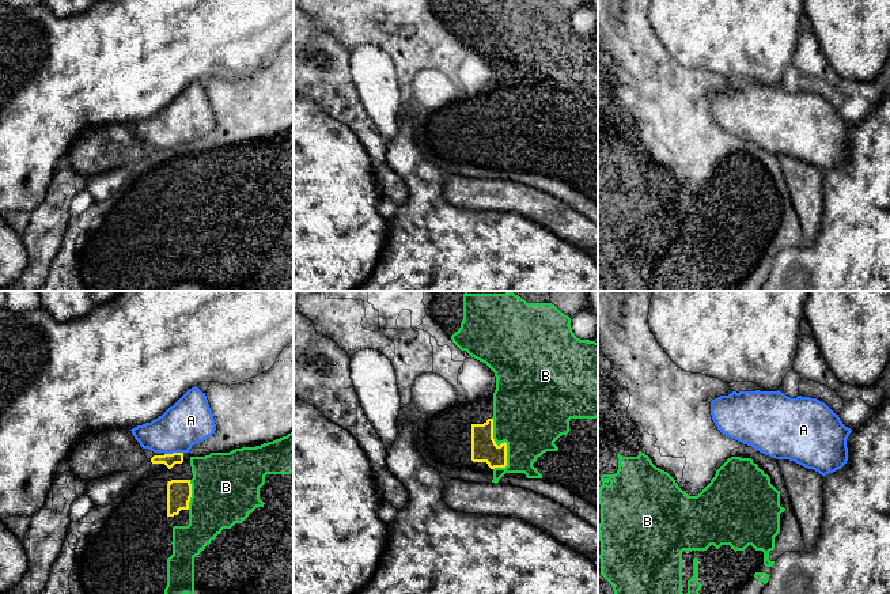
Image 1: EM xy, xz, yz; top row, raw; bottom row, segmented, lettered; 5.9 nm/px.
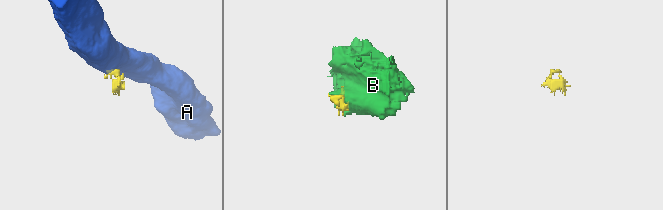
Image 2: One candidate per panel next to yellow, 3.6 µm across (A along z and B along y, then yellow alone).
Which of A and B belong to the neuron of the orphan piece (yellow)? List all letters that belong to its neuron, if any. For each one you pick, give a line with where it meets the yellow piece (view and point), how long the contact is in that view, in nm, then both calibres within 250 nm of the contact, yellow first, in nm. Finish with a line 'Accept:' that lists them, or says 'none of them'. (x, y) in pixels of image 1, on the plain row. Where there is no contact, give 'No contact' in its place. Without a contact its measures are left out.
B: Touches yellow at xz (500, 140). Shared border 320 nm. Thickness 160 nm (yellow) against 440 nm
Accept: B

